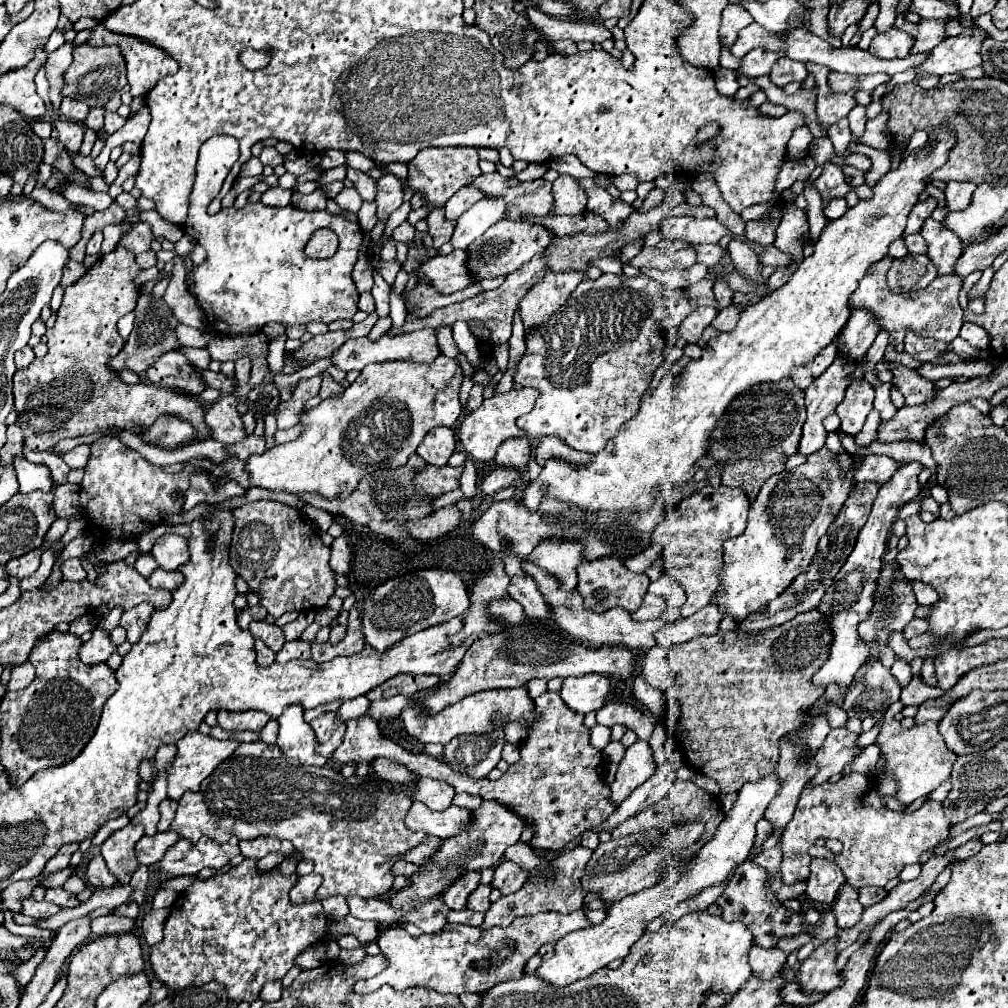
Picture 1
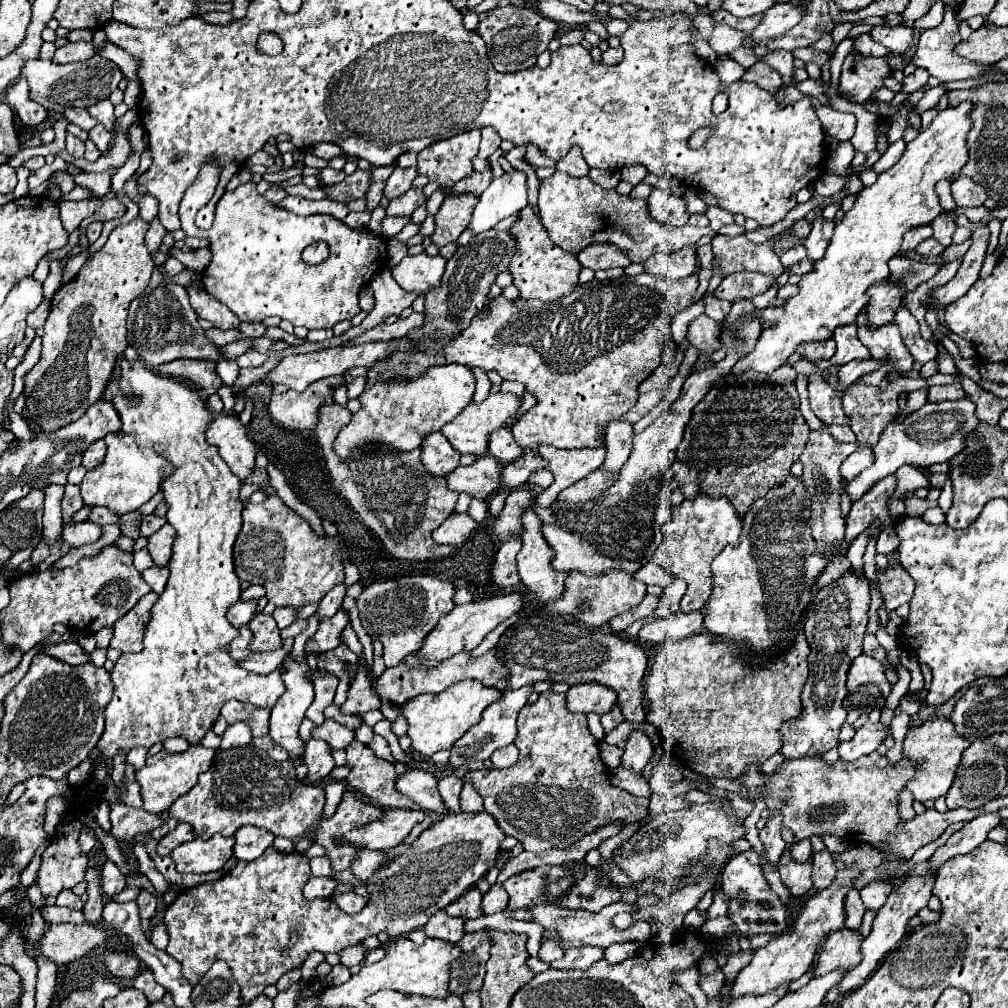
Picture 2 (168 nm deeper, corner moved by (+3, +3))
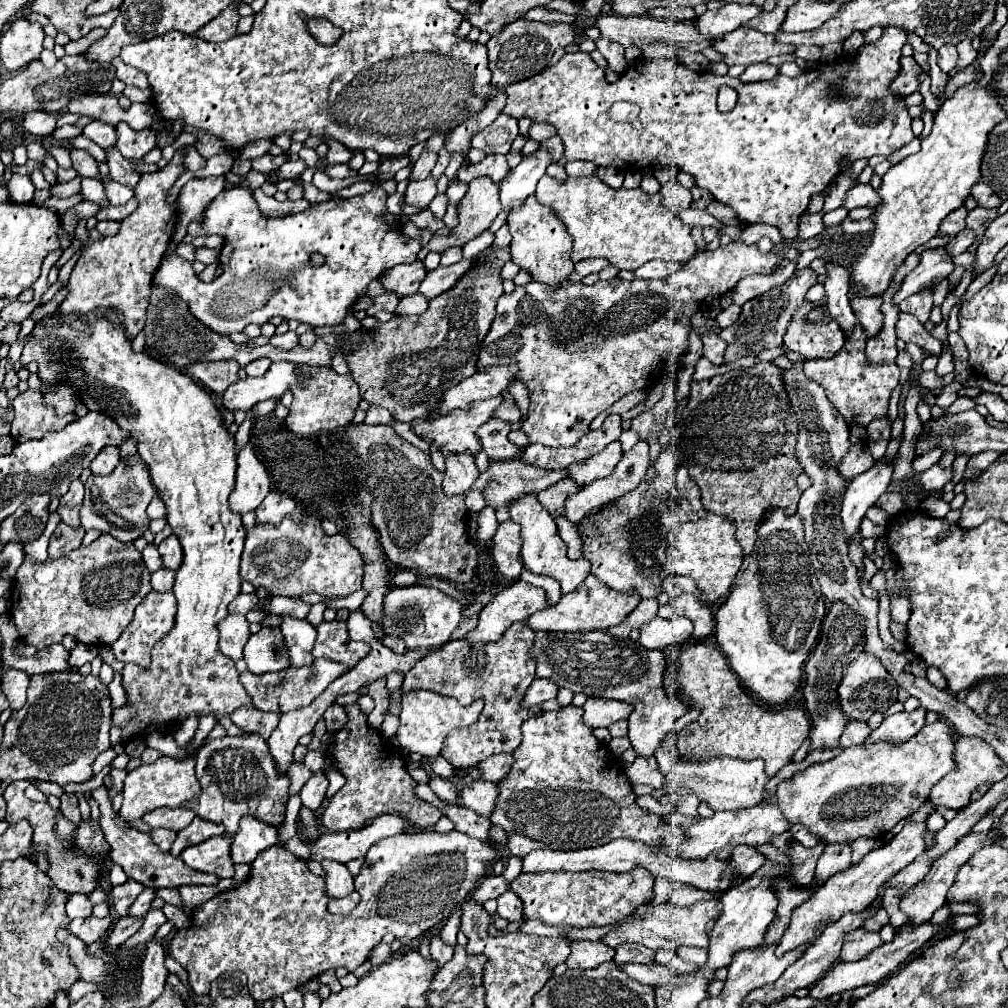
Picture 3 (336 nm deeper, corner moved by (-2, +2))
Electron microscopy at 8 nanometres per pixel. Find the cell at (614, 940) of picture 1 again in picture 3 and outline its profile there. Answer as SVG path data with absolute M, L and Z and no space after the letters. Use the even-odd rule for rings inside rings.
M578 940L570 944L570 956L566 960L568 968L598 968L602 962L614 958L614 948L604 946L602 942L592 942L592 940Z

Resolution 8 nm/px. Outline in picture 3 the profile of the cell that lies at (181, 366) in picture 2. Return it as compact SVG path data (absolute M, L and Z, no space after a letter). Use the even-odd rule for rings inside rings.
M220 360L220 362L198 362L186 368L190 376L200 380L206 388L216 394L222 394L230 384L238 380L240 366L234 360Z

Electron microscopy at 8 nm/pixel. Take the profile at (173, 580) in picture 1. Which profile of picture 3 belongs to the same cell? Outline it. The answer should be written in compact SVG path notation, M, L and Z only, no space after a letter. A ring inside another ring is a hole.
M160 568L152 574L152 588L156 592L172 592L174 586L174 572L168 568Z

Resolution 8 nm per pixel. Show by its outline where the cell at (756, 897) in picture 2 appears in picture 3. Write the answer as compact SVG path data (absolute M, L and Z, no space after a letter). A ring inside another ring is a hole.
M742 844L742 846L734 848L732 860L734 860L736 870L746 878L746 876L752 876L766 862L766 856L760 854L756 848Z

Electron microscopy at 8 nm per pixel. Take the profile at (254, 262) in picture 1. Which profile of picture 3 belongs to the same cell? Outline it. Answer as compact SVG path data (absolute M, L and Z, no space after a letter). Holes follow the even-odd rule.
M372 184L372 190L354 196L348 200L328 200L322 204L314 204L302 214L290 214L282 218L270 218L264 216L258 208L252 196L252 191L244 186L226 188L222 190L210 206L204 210L202 218L190 222L188 234L190 236L202 236L202 234L218 234L224 236L224 250L220 256L220 262L224 266L222 276L212 280L210 284L202 282L195 276L191 262L179 257L175 251L170 251L160 265L160 270L154 276L154 284L158 288L166 288L178 298L186 300L190 312L196 314L196 318L206 324L210 330L230 336L234 332L242 332L248 324L258 322L264 324L272 316L282 316L288 320L298 320L300 323L310 326L334 326L344 320L344 316L352 310L354 300L358 300L366 286L376 280L384 270L398 264L410 264L416 260L416 254L420 252L420 240L404 238L404 234L398 228L392 228L384 216L388 216L386 210L386 198L382 186ZM248 202L248 208L246 208ZM322 254L324 264L312 266L310 256ZM268 286L274 286L274 294L266 290ZM266 298L266 300L264 300ZM332 322L332 324L330 324Z

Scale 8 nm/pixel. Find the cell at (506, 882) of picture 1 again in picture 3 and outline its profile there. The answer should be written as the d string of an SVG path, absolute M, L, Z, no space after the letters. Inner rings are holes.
M636 868L626 874L614 872L544 872L544 874L520 874L510 890L524 902L524 918L540 920L546 926L566 928L590 928L590 926L612 926L622 922L640 904L652 900L654 876L648 870Z

